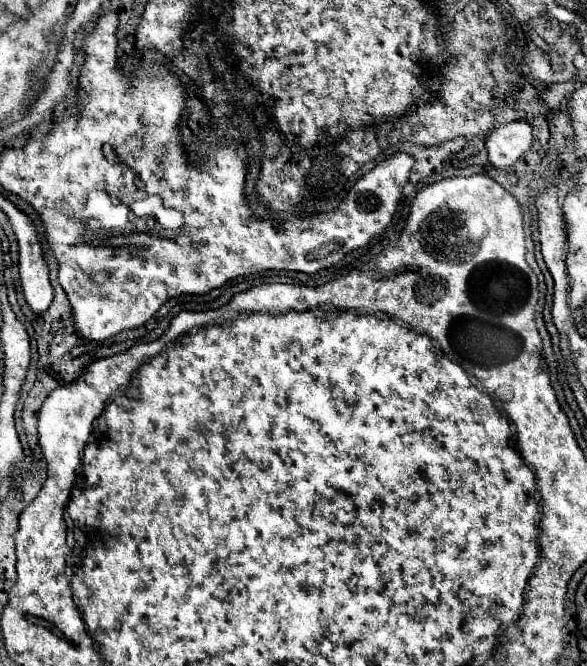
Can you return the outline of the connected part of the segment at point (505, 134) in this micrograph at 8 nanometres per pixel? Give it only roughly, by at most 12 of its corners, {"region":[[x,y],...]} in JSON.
{"region":[[525,121],[495,129],[487,141],[489,163],[511,167],[533,145]]}

